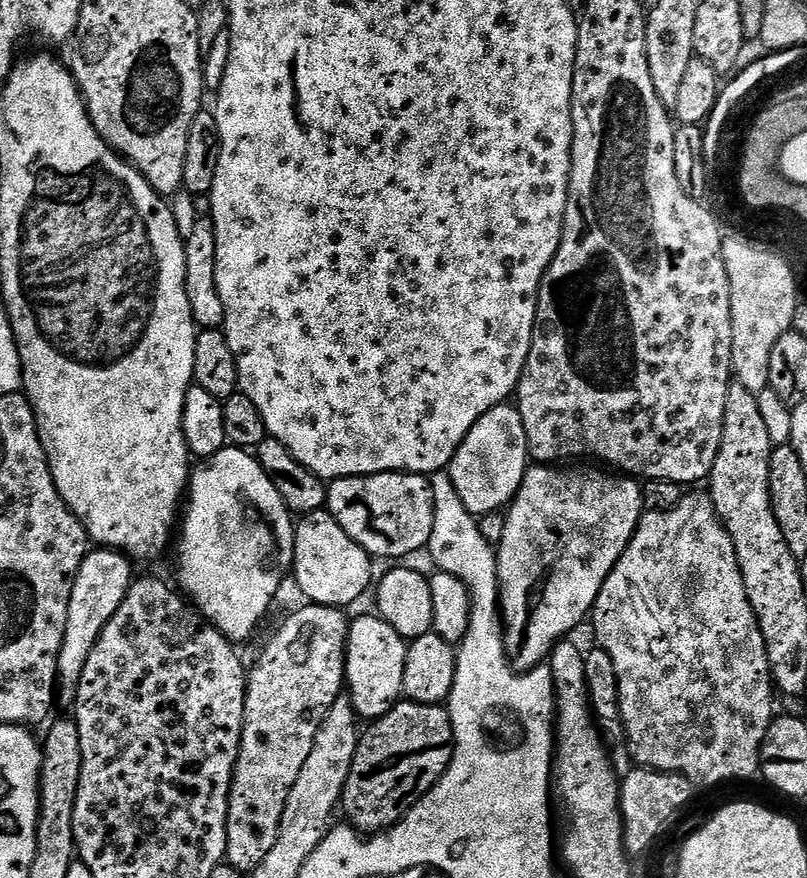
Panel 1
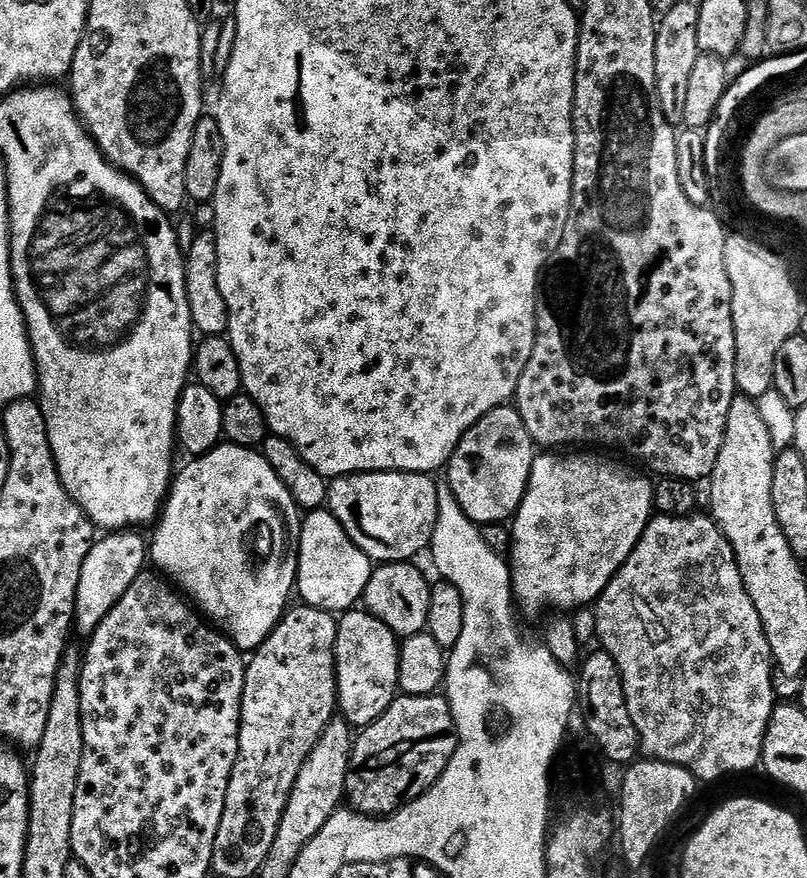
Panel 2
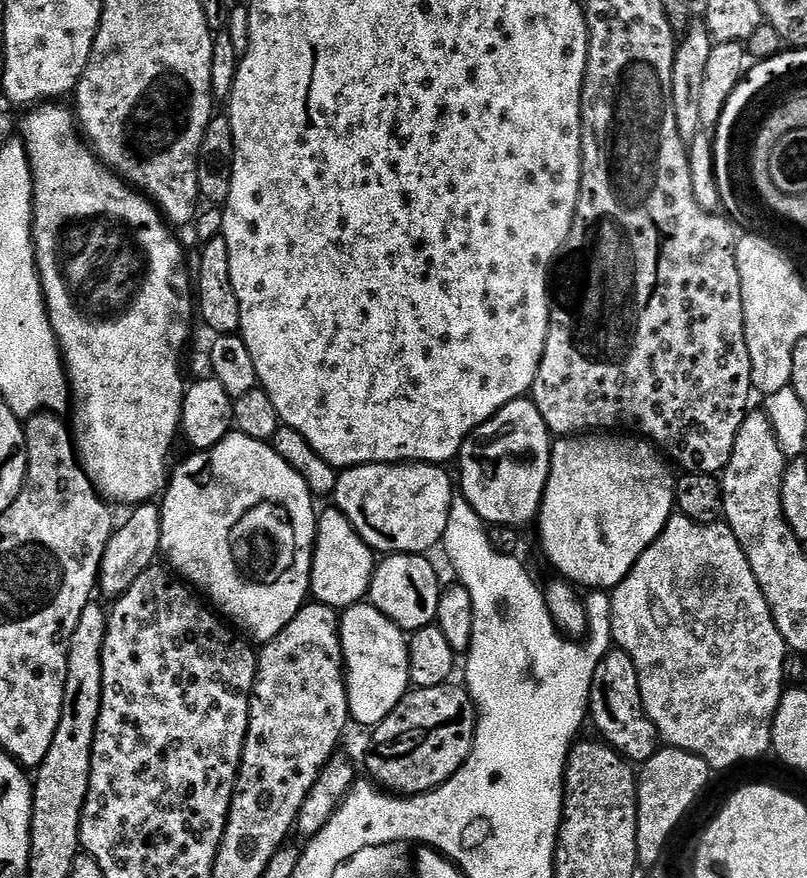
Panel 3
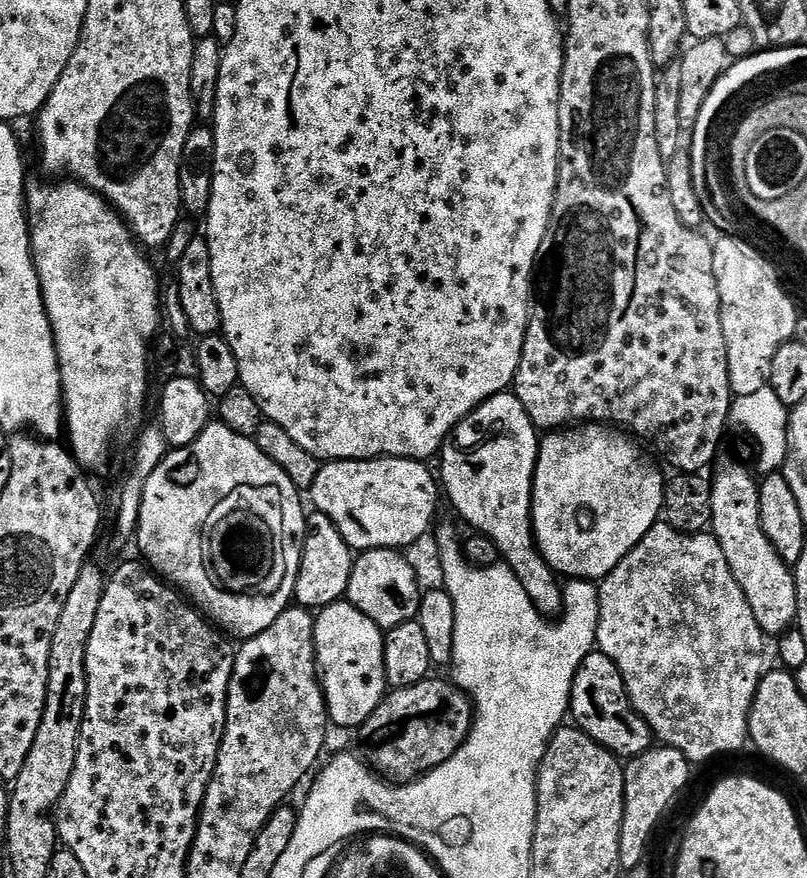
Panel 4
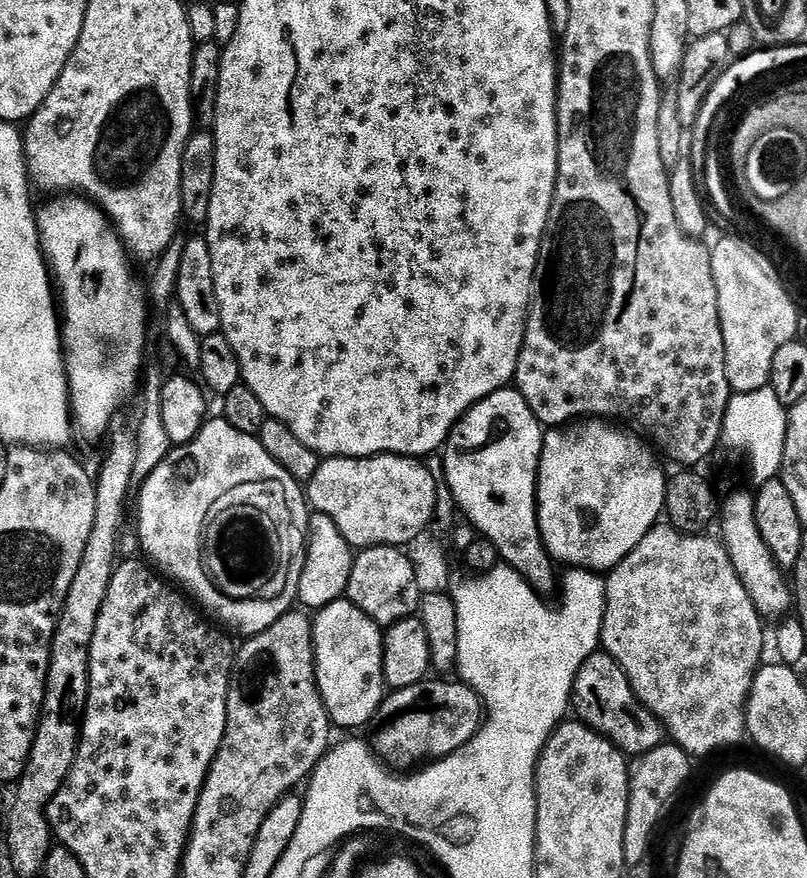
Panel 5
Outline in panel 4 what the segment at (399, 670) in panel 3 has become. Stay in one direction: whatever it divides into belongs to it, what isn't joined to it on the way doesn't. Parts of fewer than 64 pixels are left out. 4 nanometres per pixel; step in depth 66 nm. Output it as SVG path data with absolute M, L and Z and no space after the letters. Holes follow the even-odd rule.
M337 602L319 609L316 622L316 663L319 675L322 677L324 701L328 704L328 719L340 728L357 728L378 710L389 691L388 671L384 668L384 645L386 643L385 629L378 627L362 610L353 604Z

